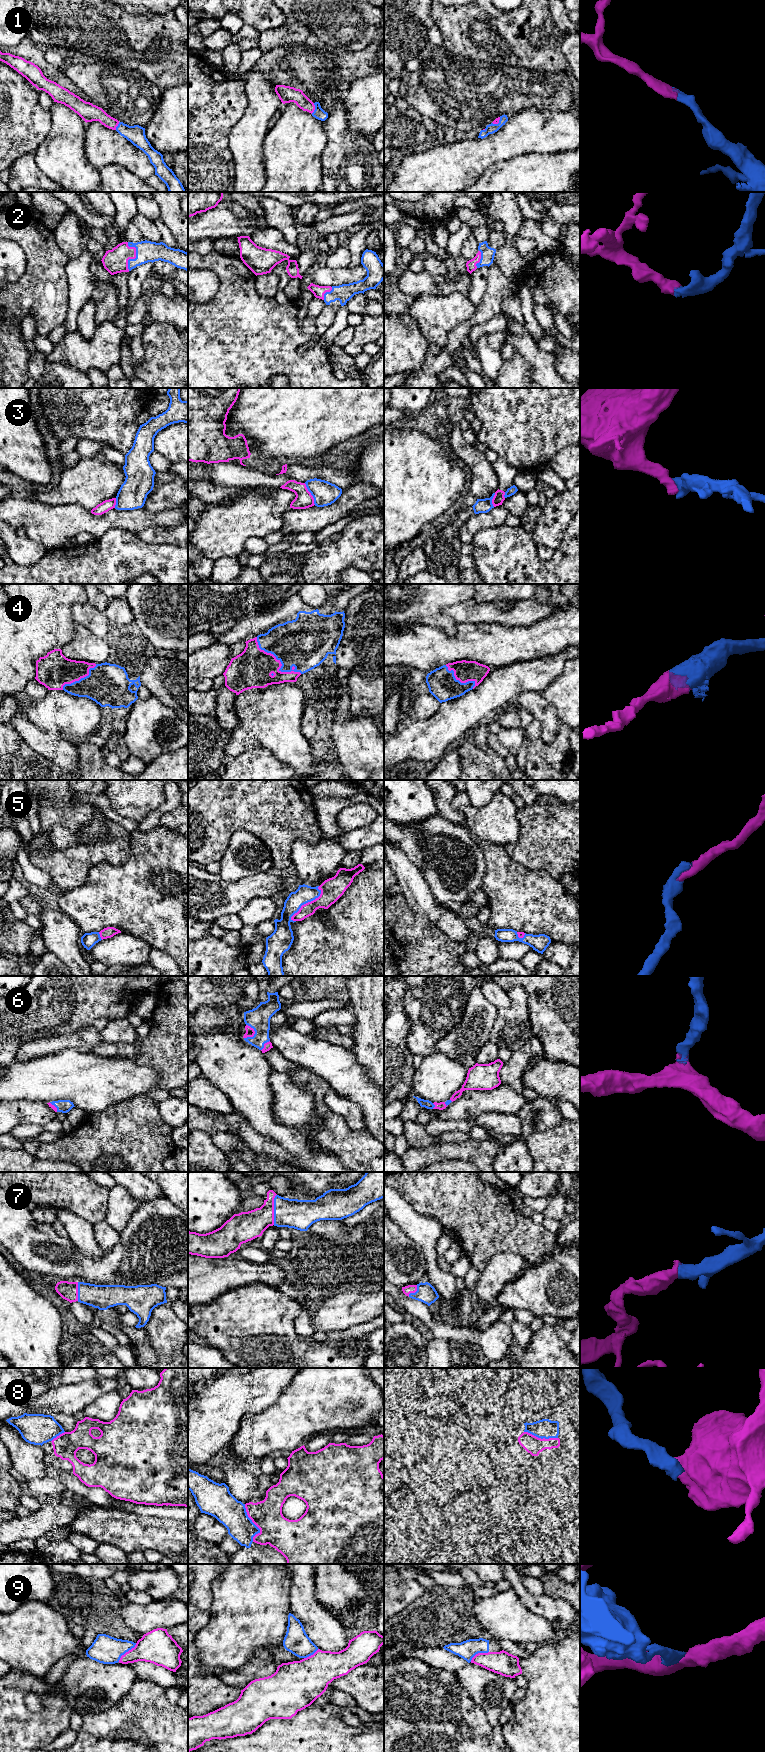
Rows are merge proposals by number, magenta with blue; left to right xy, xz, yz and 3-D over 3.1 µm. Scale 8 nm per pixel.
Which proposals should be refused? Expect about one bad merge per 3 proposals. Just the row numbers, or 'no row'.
3, 8, 9

